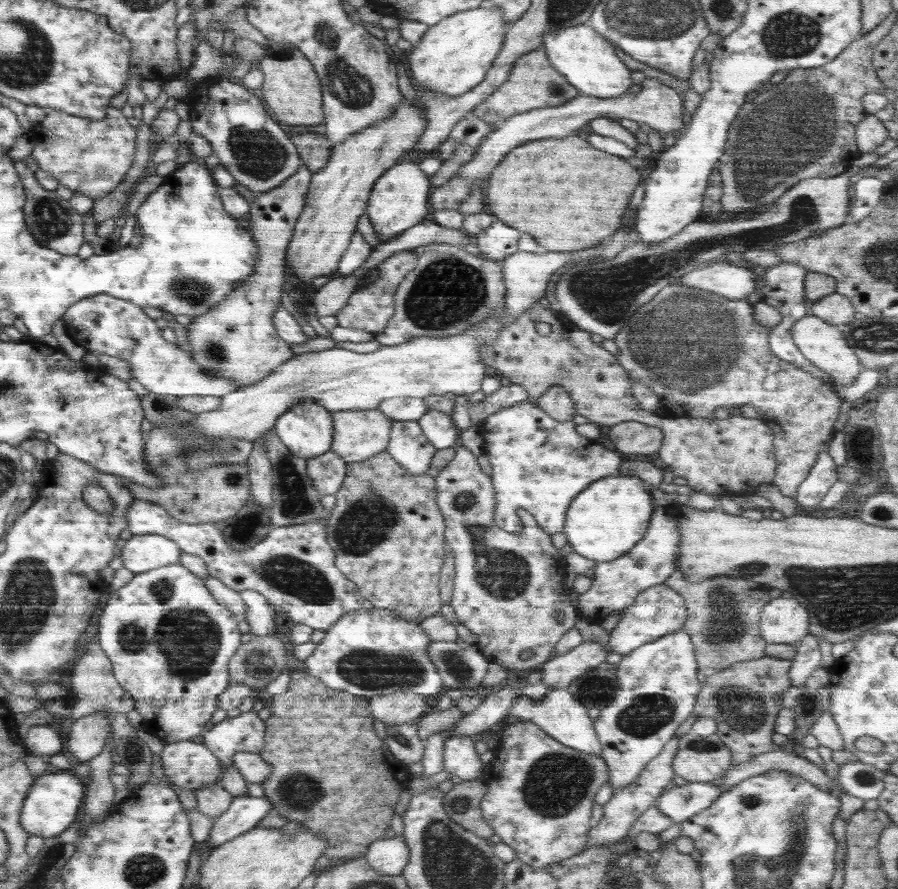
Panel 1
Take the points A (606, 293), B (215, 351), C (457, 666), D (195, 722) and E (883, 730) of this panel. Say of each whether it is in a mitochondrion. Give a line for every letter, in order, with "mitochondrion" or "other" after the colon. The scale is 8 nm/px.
A: mitochondrion
B: mitochondrion
C: mitochondrion
D: other
E: other

